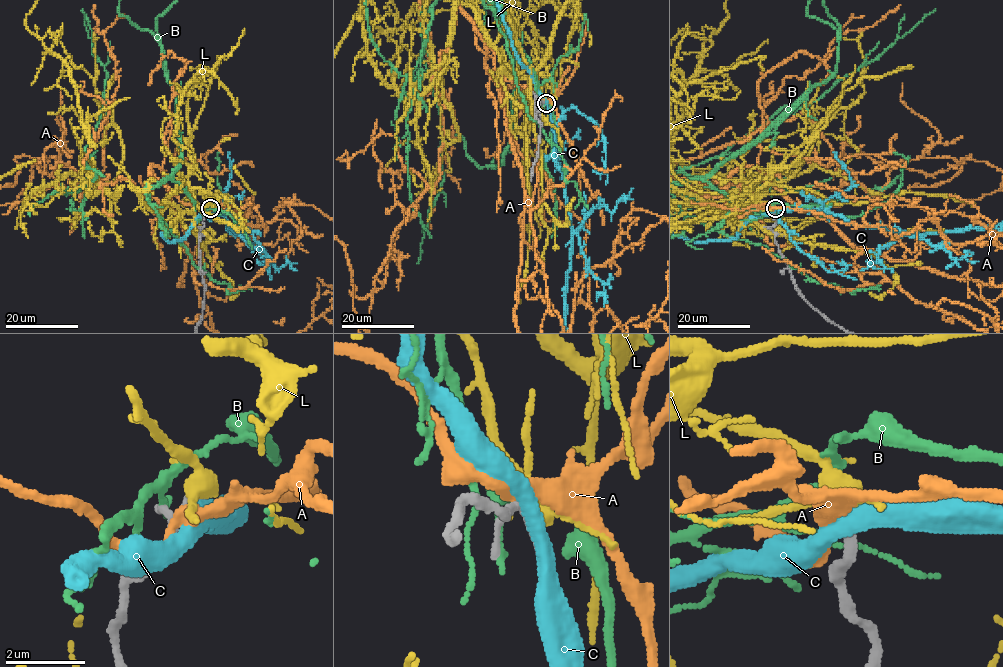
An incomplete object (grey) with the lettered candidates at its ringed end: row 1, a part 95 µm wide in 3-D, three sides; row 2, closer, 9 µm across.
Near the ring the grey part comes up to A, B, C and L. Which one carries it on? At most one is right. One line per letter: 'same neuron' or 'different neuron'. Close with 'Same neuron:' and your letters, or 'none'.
A: different neuron
B: different neuron
C: same neuron
L: different neuron
Same neuron: C

